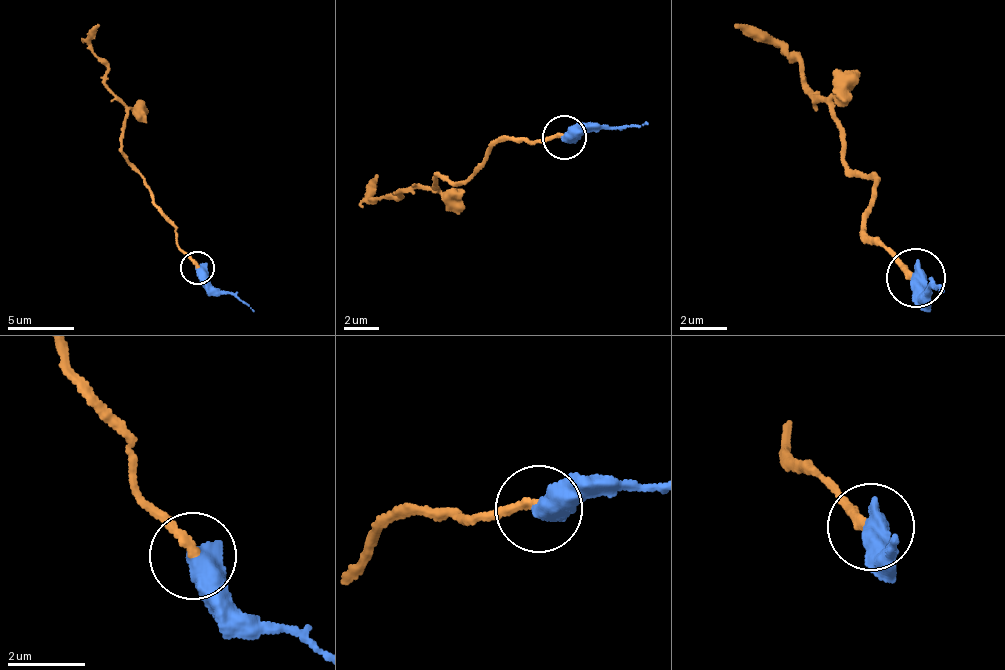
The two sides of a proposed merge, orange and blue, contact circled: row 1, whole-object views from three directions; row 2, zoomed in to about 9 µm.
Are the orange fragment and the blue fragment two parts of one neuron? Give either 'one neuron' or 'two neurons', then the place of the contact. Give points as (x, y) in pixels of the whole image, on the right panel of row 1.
one neuron | (915, 278)

